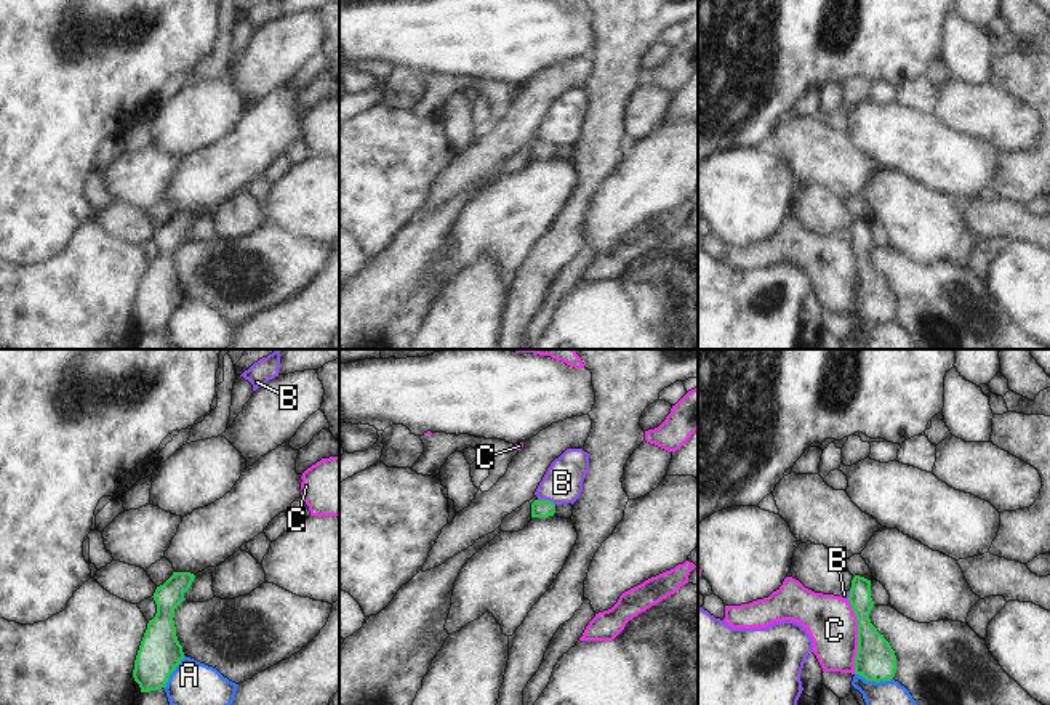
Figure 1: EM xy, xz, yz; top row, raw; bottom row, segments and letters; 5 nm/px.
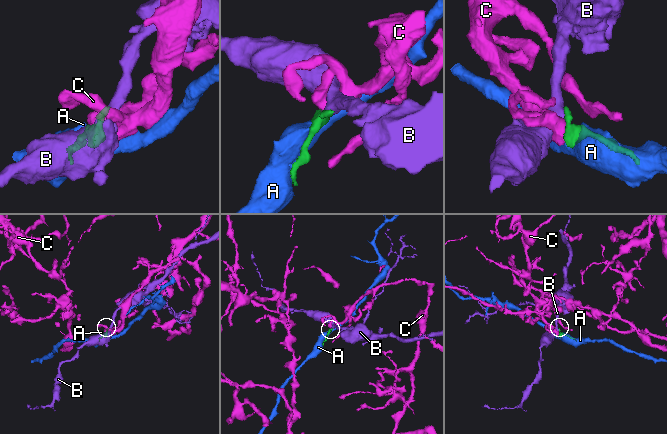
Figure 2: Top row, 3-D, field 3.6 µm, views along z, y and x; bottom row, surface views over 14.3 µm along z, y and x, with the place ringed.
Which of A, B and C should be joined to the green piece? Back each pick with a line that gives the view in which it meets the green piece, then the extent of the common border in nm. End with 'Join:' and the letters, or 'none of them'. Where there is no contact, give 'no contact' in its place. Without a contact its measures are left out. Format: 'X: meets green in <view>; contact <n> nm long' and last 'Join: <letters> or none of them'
Join: none of them

